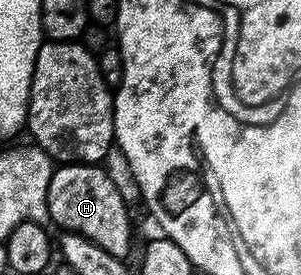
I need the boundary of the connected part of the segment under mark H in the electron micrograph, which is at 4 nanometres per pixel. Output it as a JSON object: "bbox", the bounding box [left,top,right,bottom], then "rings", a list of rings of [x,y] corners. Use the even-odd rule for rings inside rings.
{"bbox":[48,162,132,259],"rings":[[[87,162],[57,165],[48,189],[48,217],[61,226],[61,231],[86,236],[86,240],[98,244],[98,248],[106,248],[110,256],[127,259],[132,250],[132,218],[123,192],[104,168]]]}

